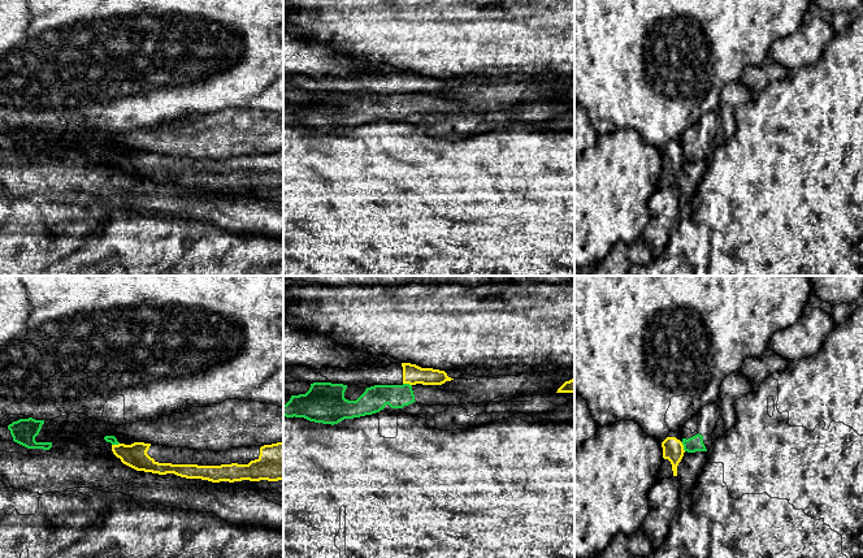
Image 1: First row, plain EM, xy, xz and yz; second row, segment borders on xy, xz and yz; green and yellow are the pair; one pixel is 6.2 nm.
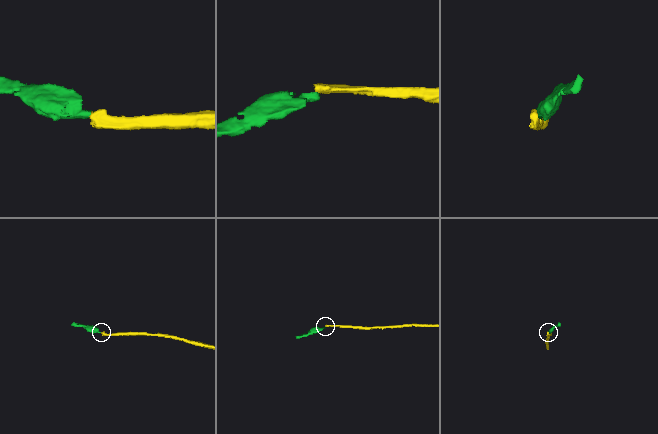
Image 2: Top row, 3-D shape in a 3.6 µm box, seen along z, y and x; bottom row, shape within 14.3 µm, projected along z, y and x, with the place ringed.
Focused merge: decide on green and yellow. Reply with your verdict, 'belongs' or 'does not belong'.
does not belong

